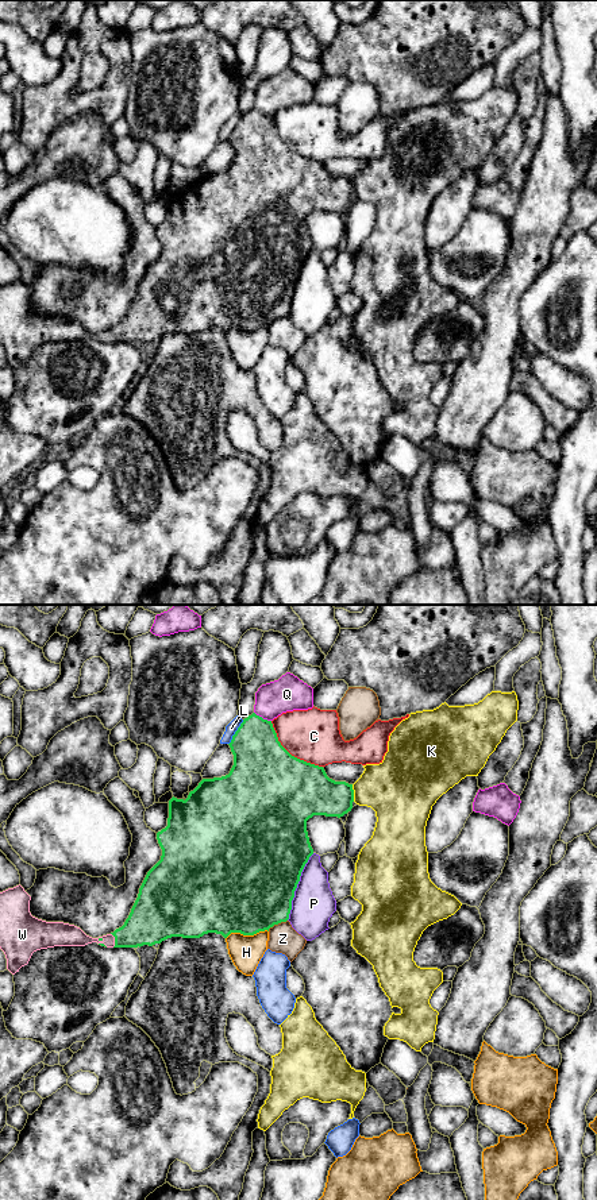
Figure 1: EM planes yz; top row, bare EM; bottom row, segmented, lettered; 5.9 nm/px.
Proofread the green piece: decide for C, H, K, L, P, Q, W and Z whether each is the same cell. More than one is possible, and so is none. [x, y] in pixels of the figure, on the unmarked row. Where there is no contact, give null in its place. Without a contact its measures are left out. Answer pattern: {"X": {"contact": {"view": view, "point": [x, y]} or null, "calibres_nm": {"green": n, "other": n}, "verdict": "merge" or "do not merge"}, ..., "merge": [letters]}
{"C": {"contact": {"view": "yz", "point": [289, 149]}, "calibres_nm": {"green": 500, "other": 320}, "verdict": "do not merge"}, "H": {"contact": {"view": "yz", "point": [246, 330]}, "calibres_nm": {"green": 480, "other": 190}, "verdict": "do not merge"}, "K": {"contact": {"view": "yz", "point": [353, 188]}, "calibres_nm": {"green": 280, "other": 360}, "verdict": "do not merge"}, "L": {"contact": {"view": "yz", "point": [235, 127]}, "calibres_nm": {"green": 340, "other": 70}, "verdict": "do not merge"}, "P": {"contact": {"view": "yz", "point": [296, 282]}, "calibres_nm": {"green": 500, "other": 260}, "verdict": "do not merge"}, "Q": {"contact": {"view": "yz", "point": [261, 112]}, "calibres_nm": {"green": 320, "other": 200}, "verdict": "do not merge"}, "W": {"contact": {"view": "yz", "point": [115, 335]}, "calibres_nm": {"green": 280, "other": 120}, "verdict": "merge"}, "Z": {"contact": {"view": "yz", "point": [277, 319]}, "calibres_nm": {"green": 500, "other": 180}, "verdict": "do not merge"}, "merge": ["W"]}

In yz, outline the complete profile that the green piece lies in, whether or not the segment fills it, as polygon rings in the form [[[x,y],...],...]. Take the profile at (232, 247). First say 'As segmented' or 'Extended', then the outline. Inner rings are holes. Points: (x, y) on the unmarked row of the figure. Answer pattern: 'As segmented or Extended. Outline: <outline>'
Extended. Outline: [[[255,108],[243,115],[228,140],[234,150],[234,161],[228,170],[213,174],[203,174],[199,181],[189,188],[185,196],[177,194],[174,192],[169,196],[167,221],[157,228],[157,235],[162,244],[161,255],[147,267],[128,313],[126,315],[124,320],[116,324],[113,328],[99,333],[92,333],[74,320],[63,317],[46,317],[32,312],[30,308],[31,292],[24,286],[20,279],[0,288],[0,344],[5,350],[7,364],[12,370],[19,367],[22,362],[27,360],[32,348],[41,344],[54,342],[85,342],[92,337],[97,337],[99,340],[105,343],[140,343],[143,340],[153,342],[155,339],[161,339],[162,336],[172,332],[200,333],[208,328],[222,329],[224,333],[227,333],[231,328],[254,331],[259,327],[269,327],[269,324],[274,320],[286,317],[289,315],[292,296],[294,293],[294,286],[300,277],[301,267],[309,252],[313,250],[313,244],[311,242],[307,227],[307,216],[313,211],[340,213],[348,207],[351,207],[354,197],[353,180],[348,180],[346,177],[335,177],[327,171],[323,162],[307,158],[292,151],[278,136],[271,116],[263,115]]]

